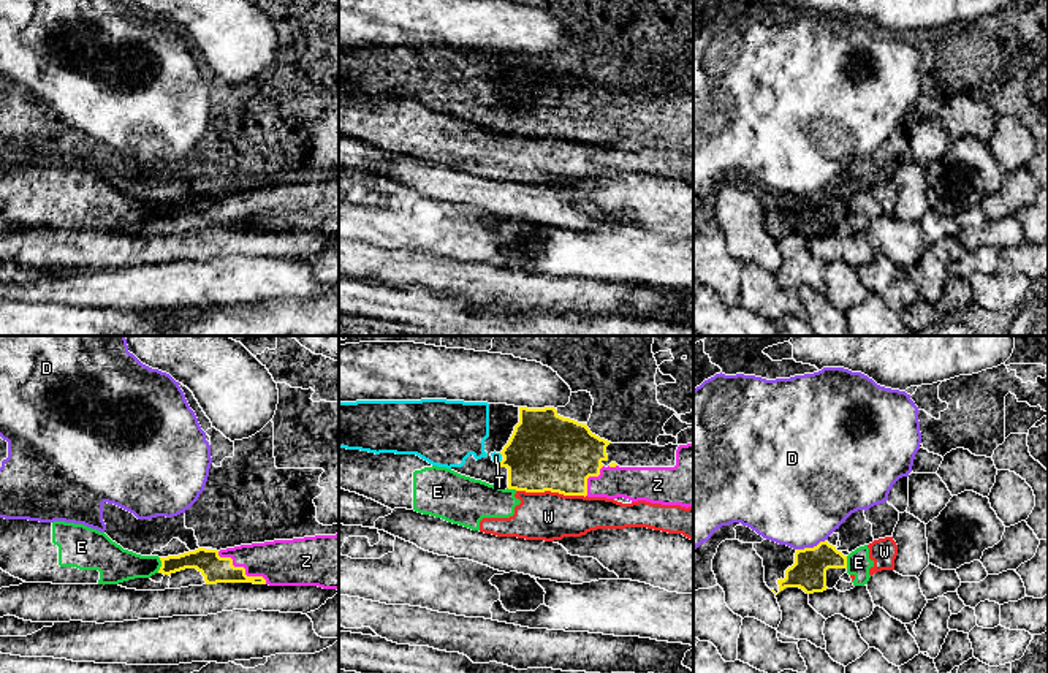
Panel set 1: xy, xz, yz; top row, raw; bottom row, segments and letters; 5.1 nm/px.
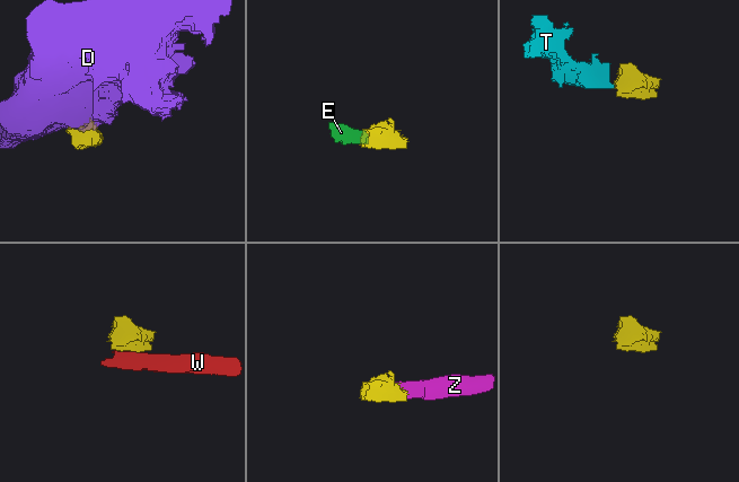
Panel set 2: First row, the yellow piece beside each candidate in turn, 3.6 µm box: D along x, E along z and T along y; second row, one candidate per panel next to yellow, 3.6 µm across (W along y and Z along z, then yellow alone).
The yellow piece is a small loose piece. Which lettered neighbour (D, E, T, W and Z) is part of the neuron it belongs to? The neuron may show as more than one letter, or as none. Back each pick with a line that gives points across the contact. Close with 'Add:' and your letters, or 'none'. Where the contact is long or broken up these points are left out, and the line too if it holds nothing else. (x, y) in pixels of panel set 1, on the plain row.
T: Path across: xz (546, 97), (501, 106), (496, 102)
Z: Path across: xy (214, 214), (243, 212), (254, 208), (282, 208)
Add: T, Z

